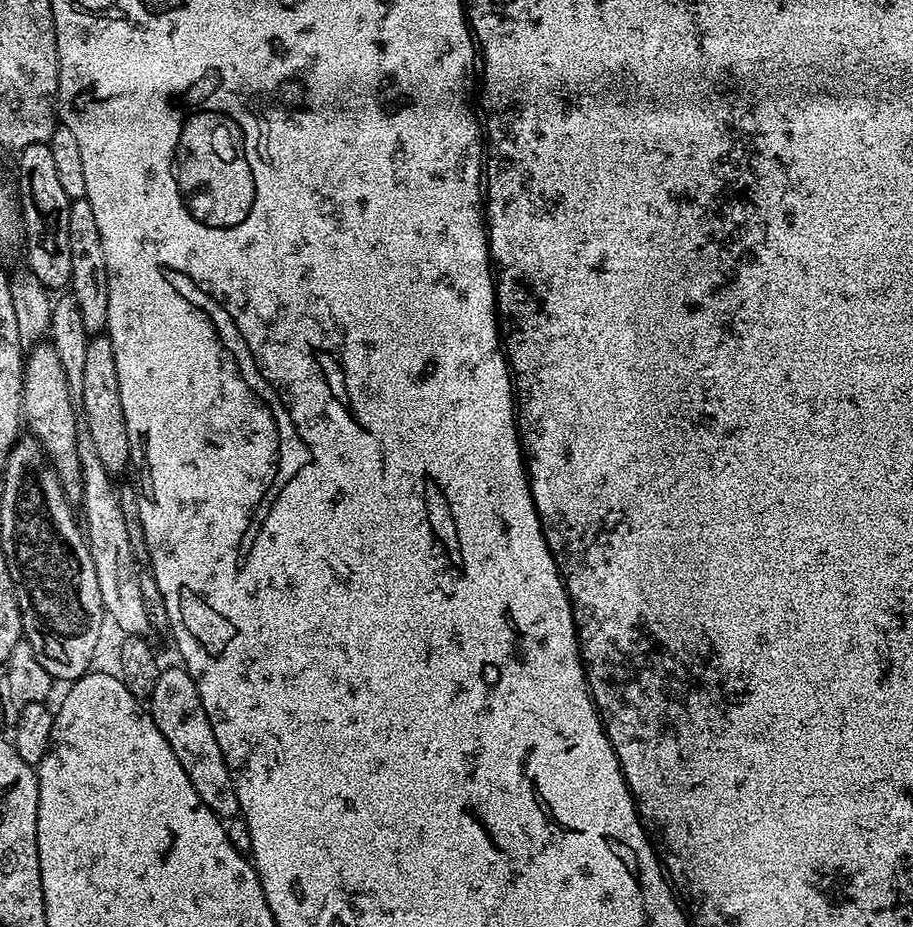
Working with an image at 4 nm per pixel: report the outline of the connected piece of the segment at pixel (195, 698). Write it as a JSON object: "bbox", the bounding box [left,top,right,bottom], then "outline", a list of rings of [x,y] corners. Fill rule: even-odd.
{"bbox":[146,666,240,821],"outline":[[[183,666],[161,667],[152,695],[147,697],[146,710],[152,715],[154,726],[162,730],[162,738],[170,742],[174,758],[182,762],[182,770],[186,770],[186,778],[190,778],[198,798],[202,798],[202,802],[206,802],[209,810],[219,816],[221,821],[237,819],[240,816],[240,803],[232,785],[232,775],[224,761],[222,746],[218,746],[218,738],[214,738],[214,730],[210,726],[210,718],[206,718],[206,706],[202,706],[198,686]]]}

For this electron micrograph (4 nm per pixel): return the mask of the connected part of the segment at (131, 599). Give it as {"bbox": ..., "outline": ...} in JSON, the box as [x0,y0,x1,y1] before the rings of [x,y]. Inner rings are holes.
{"bbox":[76,434,152,637],"outline":[[[87,434],[76,441],[80,465],[82,466],[82,494],[78,504],[82,509],[82,527],[88,542],[90,558],[94,558],[94,571],[98,574],[98,587],[102,590],[102,606],[107,619],[121,628],[124,636],[147,637],[152,628],[148,617],[148,604],[144,601],[144,588],[140,585],[141,569],[130,550],[125,518],[119,506],[120,494],[117,483],[113,483],[113,473],[102,466],[98,459],[98,450]],[[84,507],[84,512],[83,508]]]}

